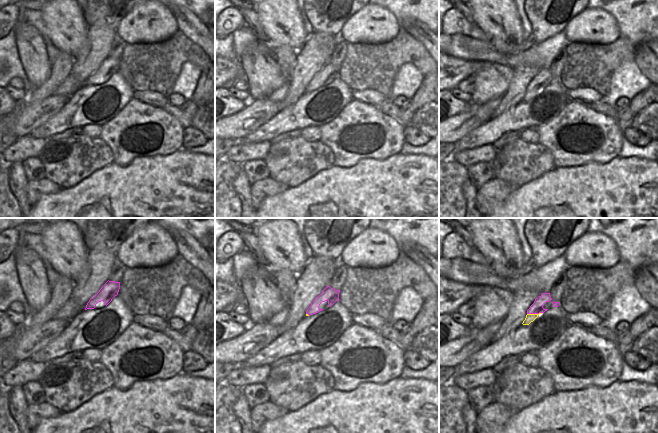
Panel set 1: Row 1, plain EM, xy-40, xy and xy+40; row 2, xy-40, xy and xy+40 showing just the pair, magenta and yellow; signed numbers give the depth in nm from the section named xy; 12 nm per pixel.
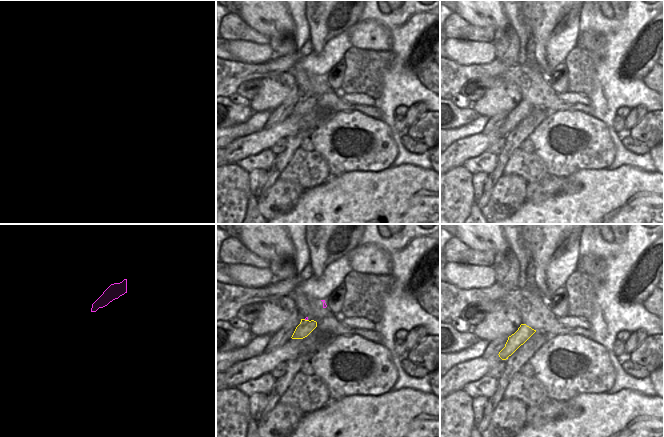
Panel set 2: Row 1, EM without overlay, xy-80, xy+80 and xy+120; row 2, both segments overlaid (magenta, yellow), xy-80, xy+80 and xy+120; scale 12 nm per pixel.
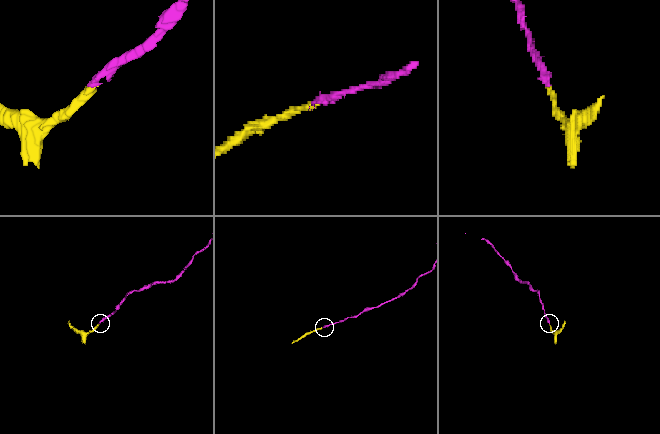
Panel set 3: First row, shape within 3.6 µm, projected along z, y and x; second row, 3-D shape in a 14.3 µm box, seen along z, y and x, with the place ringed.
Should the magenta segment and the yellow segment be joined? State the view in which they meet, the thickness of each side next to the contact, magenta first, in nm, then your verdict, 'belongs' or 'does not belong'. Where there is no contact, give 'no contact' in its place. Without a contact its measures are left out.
contact in xy+40; calibres 140 and 100 nm; belongs

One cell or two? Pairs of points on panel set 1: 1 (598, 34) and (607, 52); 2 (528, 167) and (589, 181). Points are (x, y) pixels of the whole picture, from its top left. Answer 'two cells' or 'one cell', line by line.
1: two cells
2: two cells

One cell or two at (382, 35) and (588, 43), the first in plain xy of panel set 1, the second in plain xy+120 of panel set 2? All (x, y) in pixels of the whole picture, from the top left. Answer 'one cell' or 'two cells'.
one cell

